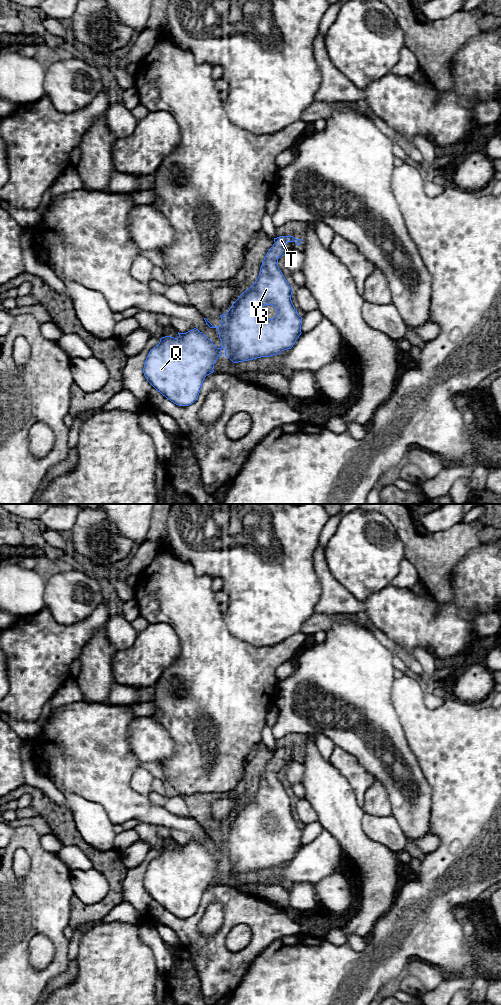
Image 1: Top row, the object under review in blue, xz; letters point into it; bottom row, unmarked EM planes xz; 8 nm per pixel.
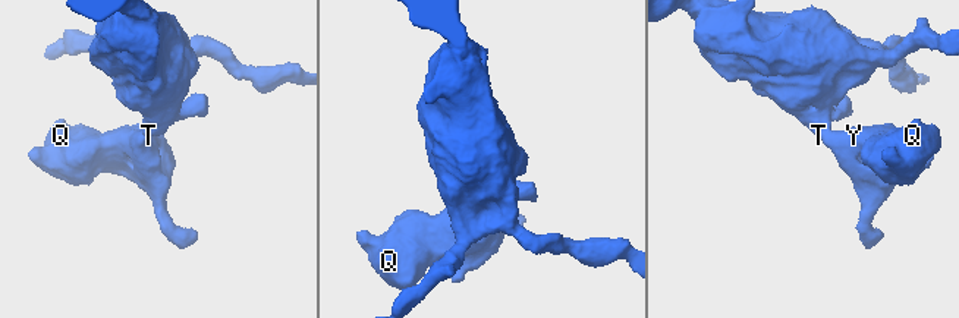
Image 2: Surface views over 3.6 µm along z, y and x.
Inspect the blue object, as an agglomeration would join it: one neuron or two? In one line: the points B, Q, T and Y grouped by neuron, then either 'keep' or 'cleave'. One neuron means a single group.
B Q T Y; keep

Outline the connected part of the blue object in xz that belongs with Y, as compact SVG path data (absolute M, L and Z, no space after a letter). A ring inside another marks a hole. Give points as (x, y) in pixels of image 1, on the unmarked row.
M290 747L280 748L274 750L274 754L275 755L269 761L262 773L258 790L249 801L239 808L226 826L220 827L220 837L214 839L206 830L204 830L206 836L210 840L217 841L221 852L220 860L217 860L203 844L194 840L186 845L178 844L178 850L170 848L162 849L159 856L150 862L144 875L144 888L158 904L174 916L178 918L189 918L197 912L203 893L207 887L214 884L214 876L217 870L222 868L221 862L223 860L225 861L225 868L233 875L238 875L280 866L284 862L291 861L301 847L302 829L298 827L297 822L292 815L291 807L293 802L278 779L278 771L288 765L284 758L288 754L295 754L300 758L301 751L296 751ZM266 817L272 817L275 819L277 827L274 830L268 831L263 827L262 822Z

